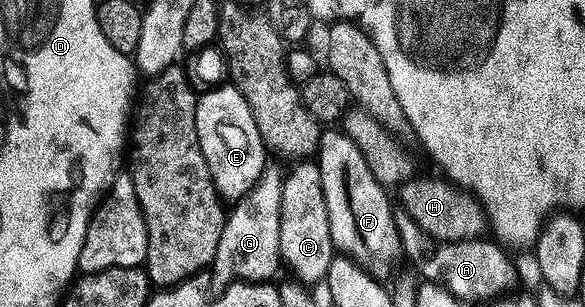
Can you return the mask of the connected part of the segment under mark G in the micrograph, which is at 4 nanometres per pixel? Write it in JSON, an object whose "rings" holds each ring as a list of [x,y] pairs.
{"rings":[[[274,165],[267,166],[266,172],[260,177],[260,181],[255,187],[249,191],[243,199],[237,200],[233,204],[232,210],[229,212],[226,220],[226,228],[224,229],[224,237],[220,237],[220,249],[216,249],[216,261],[212,268],[212,275],[222,282],[222,285],[229,285],[231,283],[270,283],[278,275],[278,270],[283,270],[284,264],[282,261],[282,254],[280,253],[280,209],[282,208],[282,198],[284,197],[284,175],[283,172],[278,172]]]}

